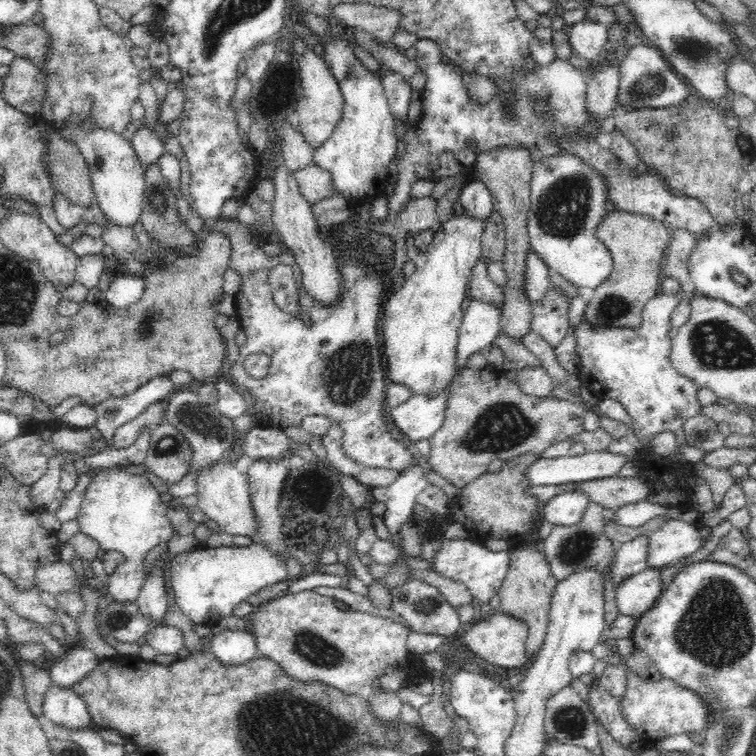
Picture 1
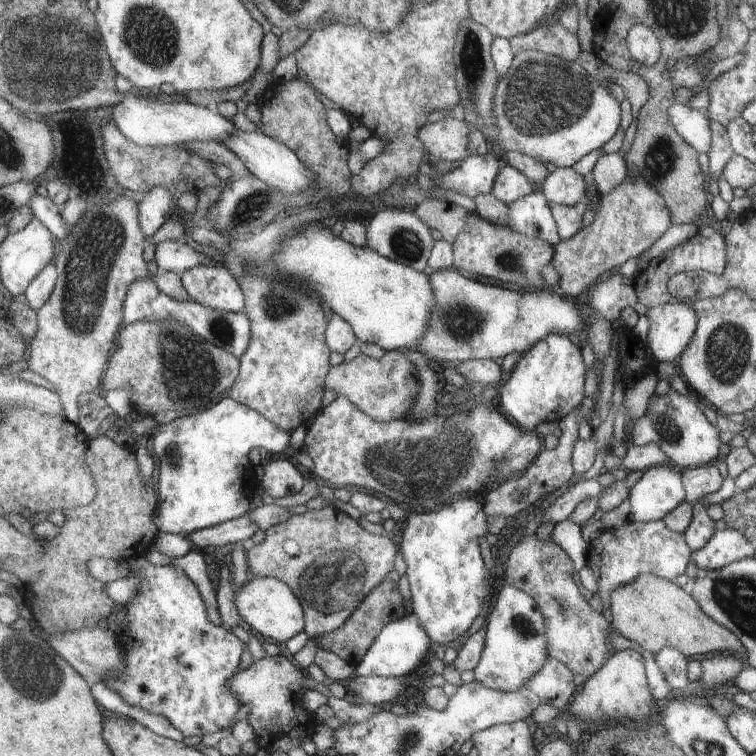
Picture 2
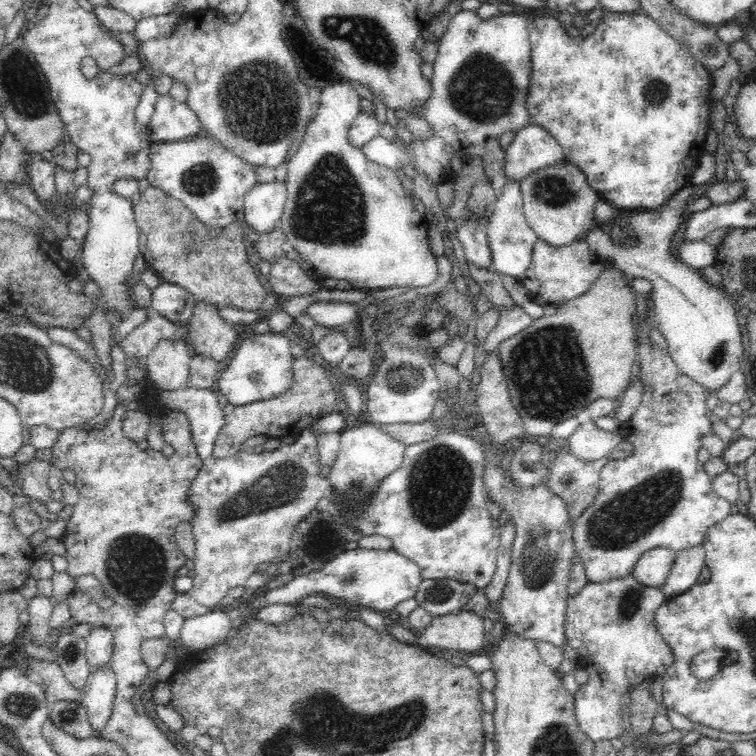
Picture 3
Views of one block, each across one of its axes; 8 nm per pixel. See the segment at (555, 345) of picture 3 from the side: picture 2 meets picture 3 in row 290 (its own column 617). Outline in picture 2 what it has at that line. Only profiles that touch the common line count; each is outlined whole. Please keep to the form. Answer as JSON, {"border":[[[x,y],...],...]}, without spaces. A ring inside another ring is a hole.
{"border":[[[641,574],[628,584],[615,588],[610,598],[607,613],[610,615],[612,631],[640,644],[642,649],[653,655],[663,648],[674,647],[686,656],[703,656],[710,652],[738,654],[742,658],[745,656],[745,645],[738,636],[707,615],[698,600],[675,581],[655,574]]]}

